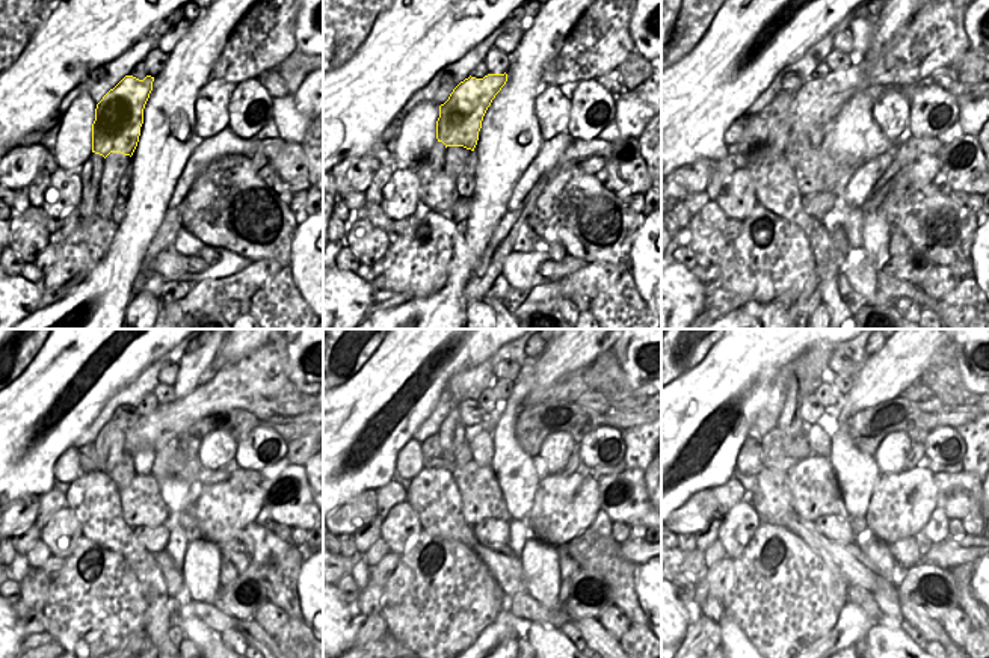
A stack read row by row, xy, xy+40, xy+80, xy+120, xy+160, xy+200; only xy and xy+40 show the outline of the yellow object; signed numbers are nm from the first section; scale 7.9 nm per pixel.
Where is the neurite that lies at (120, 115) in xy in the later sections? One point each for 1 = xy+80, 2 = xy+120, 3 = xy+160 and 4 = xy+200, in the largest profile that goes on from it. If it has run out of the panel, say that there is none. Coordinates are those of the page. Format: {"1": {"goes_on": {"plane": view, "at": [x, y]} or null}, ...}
{"1": {"goes_on": {"plane": "xy+80", "at": [814, 104]}}, "2": {"goes_on": {"plane": "xy+120", "at": [160, 430]}}, "3": {"goes_on": {"plane": "xy+160", "at": [517, 473]}}, "4": {"goes_on": {"plane": "xy+200", "at": [856, 474]}}}

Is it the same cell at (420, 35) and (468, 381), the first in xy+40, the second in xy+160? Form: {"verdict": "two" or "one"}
{"verdict": "two"}

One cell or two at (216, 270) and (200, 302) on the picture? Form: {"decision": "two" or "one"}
{"decision": "two"}

